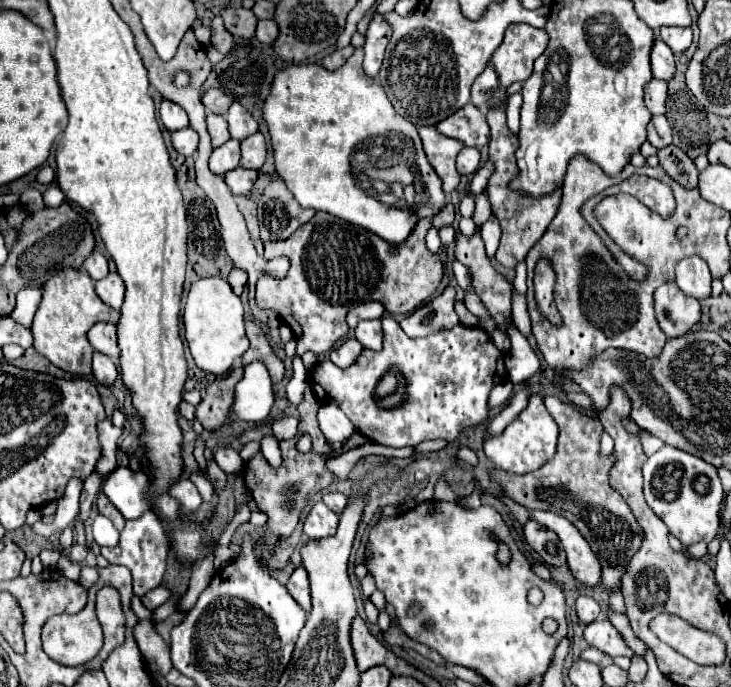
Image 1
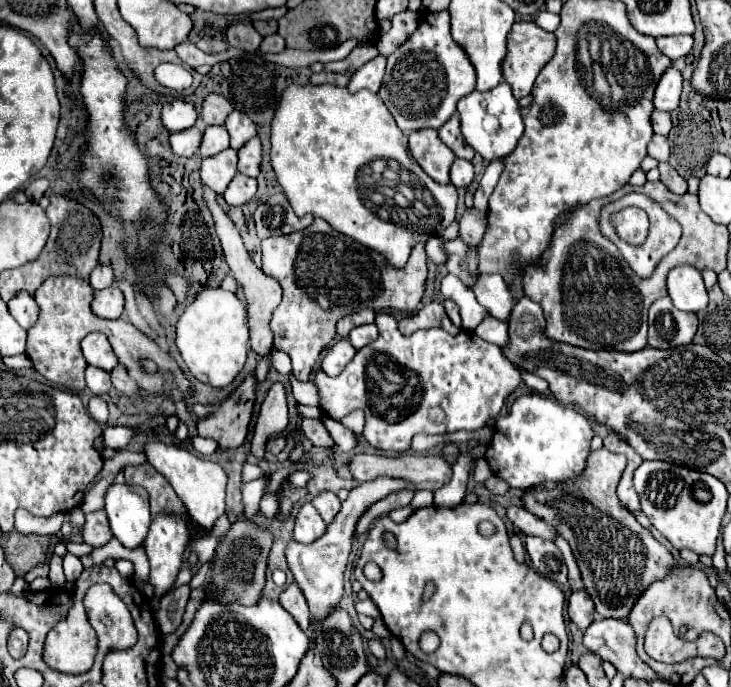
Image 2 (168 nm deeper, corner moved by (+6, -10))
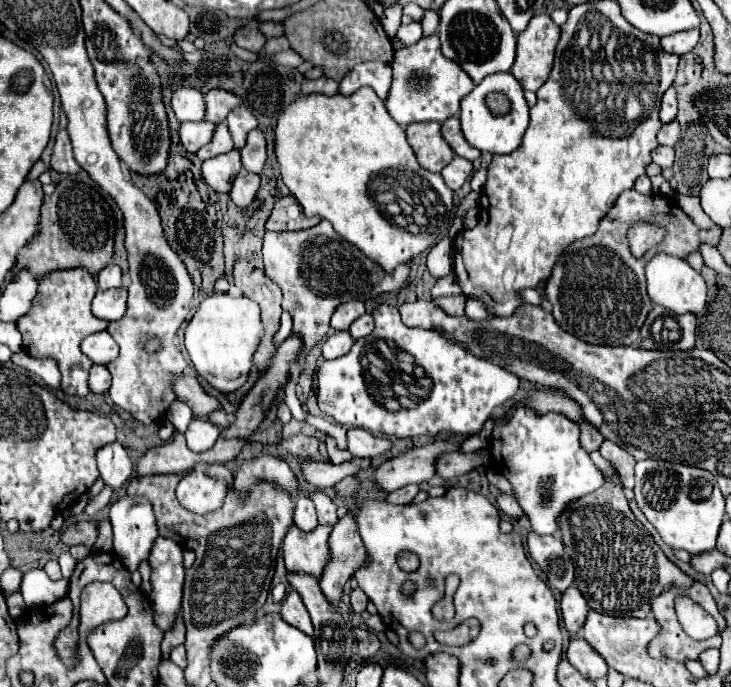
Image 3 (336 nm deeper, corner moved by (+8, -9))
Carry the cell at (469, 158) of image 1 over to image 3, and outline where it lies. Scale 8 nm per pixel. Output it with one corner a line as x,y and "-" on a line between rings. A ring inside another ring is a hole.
454,157
444,169
442,169
442,177
446,181
446,185
450,189
460,189
472,175
472,163
468,159
462,157

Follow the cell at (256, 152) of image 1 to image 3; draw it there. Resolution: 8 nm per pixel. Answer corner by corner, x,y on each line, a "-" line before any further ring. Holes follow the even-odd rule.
260,129
248,133
246,145
240,149
242,153
242,167
250,173
260,173
266,161
266,139

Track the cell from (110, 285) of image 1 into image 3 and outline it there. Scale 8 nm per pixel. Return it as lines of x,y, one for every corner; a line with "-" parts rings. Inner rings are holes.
118,287
118,289
98,289
96,297
92,301
92,313
98,319
106,321
118,321
126,313
126,295
128,291

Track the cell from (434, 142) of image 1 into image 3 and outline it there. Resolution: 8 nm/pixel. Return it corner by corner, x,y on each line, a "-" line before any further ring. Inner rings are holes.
412,123
406,127
406,137
418,163
432,173
440,173
454,159
454,151
440,135
440,123

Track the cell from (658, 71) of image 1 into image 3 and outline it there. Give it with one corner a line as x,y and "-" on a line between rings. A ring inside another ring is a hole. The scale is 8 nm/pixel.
670,87
664,97
662,97
662,107
660,107
660,121
662,123
670,123
674,121
678,111
678,99
676,99
676,89

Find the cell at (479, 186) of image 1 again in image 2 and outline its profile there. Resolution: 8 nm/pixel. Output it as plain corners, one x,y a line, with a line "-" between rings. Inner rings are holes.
500,82
492,90
486,92
474,90
472,94
464,96
458,102
458,114
466,144
472,146
486,160
498,160
502,156
508,156
524,134
524,120
520,116
518,100
512,96
512,88
506,82

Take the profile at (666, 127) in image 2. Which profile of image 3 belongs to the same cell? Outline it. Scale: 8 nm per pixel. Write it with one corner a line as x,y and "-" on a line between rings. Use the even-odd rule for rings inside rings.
670,121
670,123
664,123
658,131
658,143
660,145
674,145
680,137
680,125
678,121

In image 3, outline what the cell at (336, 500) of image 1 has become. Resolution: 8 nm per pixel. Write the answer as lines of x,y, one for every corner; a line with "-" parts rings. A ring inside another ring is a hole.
308,489
308,497
314,501
316,505
316,511
318,511
318,523
324,525
324,523
330,523
334,525
338,521
338,515
336,515
336,503
334,499
320,491
320,489

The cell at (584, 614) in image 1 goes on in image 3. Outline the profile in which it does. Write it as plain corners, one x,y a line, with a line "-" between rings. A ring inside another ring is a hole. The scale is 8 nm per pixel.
574,585
564,591
562,601
560,601
560,611
562,611
562,619
564,619
566,629
572,635
576,635
586,621
588,605
586,605
586,599
582,597
582,593

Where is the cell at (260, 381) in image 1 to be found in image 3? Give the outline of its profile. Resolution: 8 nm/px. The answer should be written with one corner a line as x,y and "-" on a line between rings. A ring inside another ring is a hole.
284,311
282,313
282,323
280,323
280,329
278,329
278,333
276,333
276,337
274,337
274,343
276,345
280,345
288,335
292,333
292,319
288,317
288,313

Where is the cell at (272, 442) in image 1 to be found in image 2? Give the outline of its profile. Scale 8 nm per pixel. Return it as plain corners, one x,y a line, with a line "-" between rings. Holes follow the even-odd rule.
264,478
252,480
250,484
244,484
242,494
244,494
245,517
254,522
254,516
259,508
260,498
264,490

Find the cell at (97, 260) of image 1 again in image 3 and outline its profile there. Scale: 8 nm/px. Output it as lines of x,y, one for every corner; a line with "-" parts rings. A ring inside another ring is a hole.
110,263
110,265
106,265
106,267
98,273
98,287
100,287
100,289
120,287
120,277
122,277
120,267
114,265
114,263

